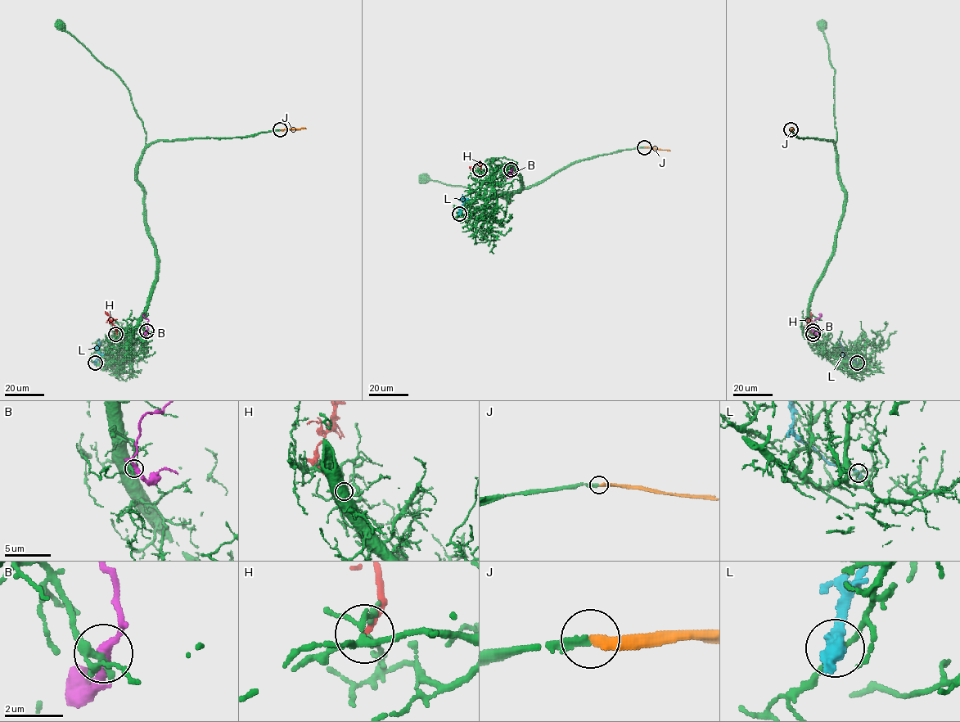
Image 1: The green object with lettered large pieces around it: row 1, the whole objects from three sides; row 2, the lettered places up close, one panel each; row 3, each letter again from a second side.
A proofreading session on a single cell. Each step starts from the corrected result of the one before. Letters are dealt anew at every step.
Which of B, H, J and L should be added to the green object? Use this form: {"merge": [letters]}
{"merge": ["J"]}

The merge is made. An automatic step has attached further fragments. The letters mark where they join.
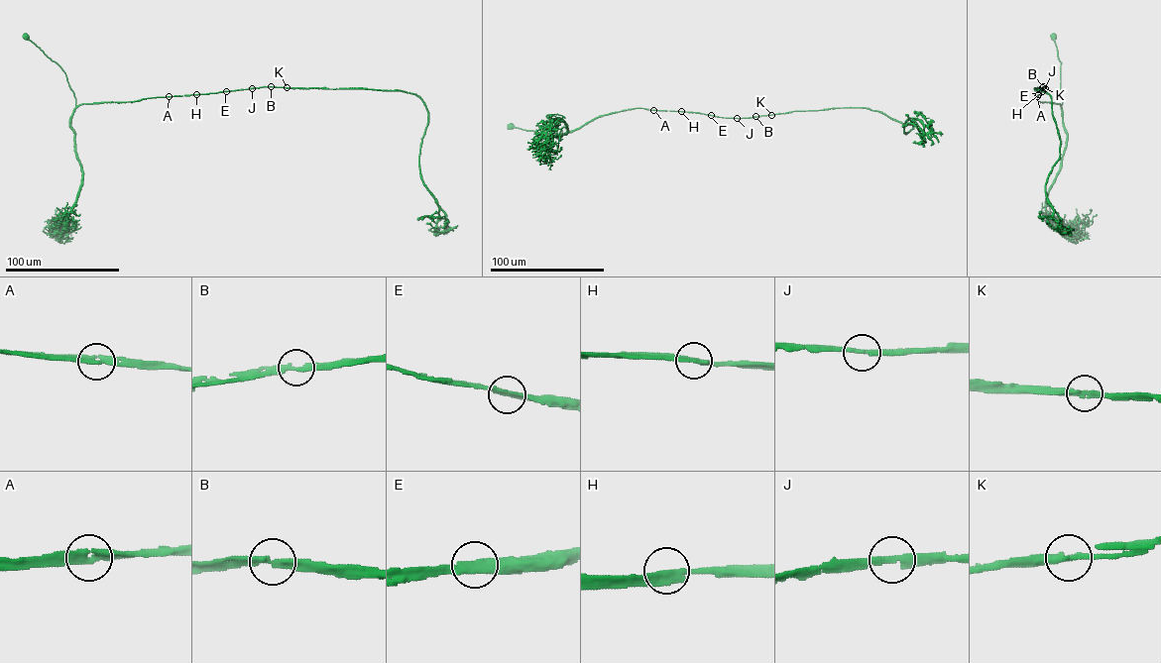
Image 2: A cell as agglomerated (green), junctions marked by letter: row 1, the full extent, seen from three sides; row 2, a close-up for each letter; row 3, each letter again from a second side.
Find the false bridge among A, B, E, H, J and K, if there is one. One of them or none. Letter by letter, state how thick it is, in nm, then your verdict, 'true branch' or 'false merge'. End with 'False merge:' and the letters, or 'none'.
A: calibre 280 nm; true branch
B: calibre 240 nm; true branch
E: calibre 280 nm; true branch
H: calibre 300 nm; true branch
J: calibre 260 nm; true branch
K: calibre 280 nm; true branch
False merge: none

